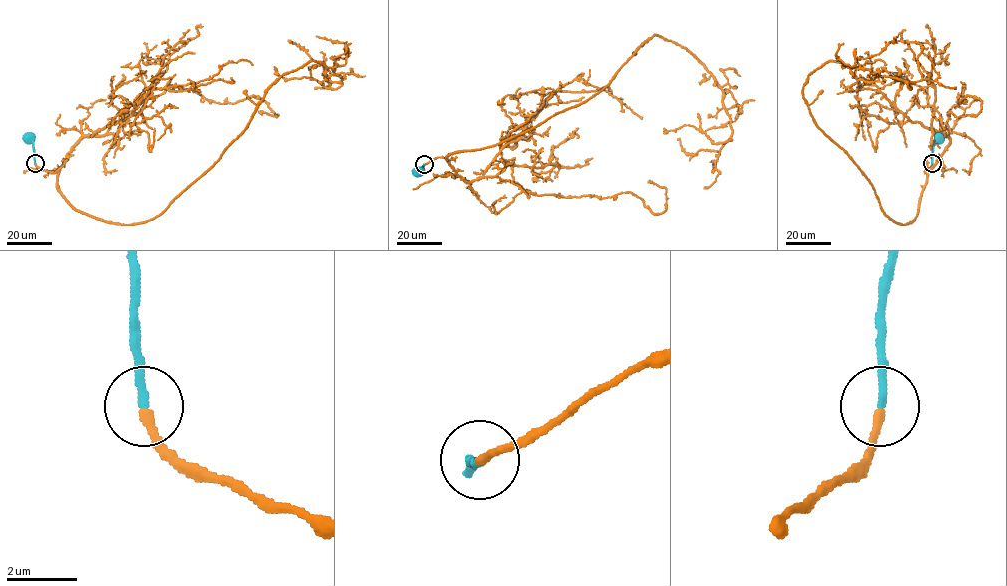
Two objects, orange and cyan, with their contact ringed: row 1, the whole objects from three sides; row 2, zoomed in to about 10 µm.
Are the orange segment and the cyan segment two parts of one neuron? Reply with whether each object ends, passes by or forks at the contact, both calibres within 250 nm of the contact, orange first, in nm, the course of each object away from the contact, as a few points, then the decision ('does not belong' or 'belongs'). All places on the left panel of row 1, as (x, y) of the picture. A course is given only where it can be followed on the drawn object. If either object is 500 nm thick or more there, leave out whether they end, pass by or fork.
orange ends | cyan ends | 260/240 nm | orange via (35, 163), (59, 171), (75, 209), (147, 221), (282, 75), (320, 61), (342, 84), (274, 66) | cyan via (35, 163), (33, 136), (29, 136) | belongs

